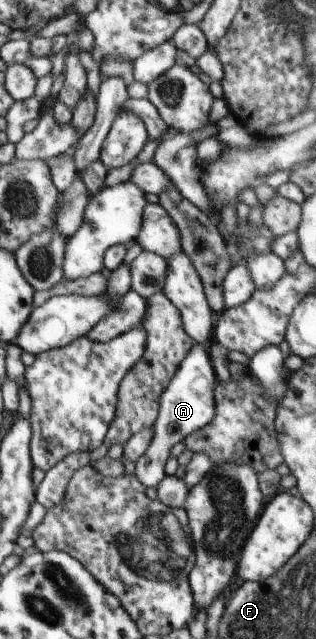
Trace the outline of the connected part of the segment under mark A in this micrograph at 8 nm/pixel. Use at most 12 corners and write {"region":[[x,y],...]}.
{"region":[[193,348],[159,398],[141,485],[166,478],[172,446],[215,415],[209,349]]}

